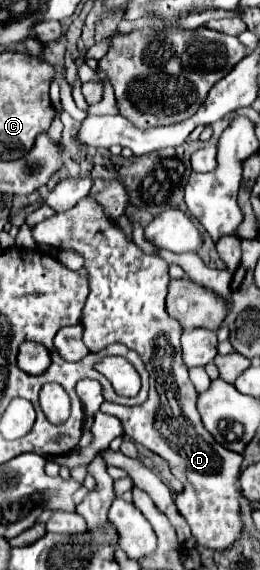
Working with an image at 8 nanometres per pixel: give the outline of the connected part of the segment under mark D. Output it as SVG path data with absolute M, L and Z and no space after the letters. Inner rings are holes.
M82 198L70 212L54 214L40 222L32 228L32 236L38 244L80 252L86 258L86 266L90 266L90 300L80 318L84 328L82 340L88 350L100 352L114 342L122 342L138 352L150 374L150 394L144 404L124 406L104 402L100 410L116 416L130 440L162 456L170 464L172 474L184 482L184 492L176 496L176 508L190 524L196 542L210 550L230 548L242 536L244 526L238 512L240 492L236 488L242 456L220 446L202 426L196 410L196 390L180 354L182 326L168 316L164 306L170 282L166 260L148 256L134 242L126 240L92 198ZM82 206L94 206L94 210L84 214Z

